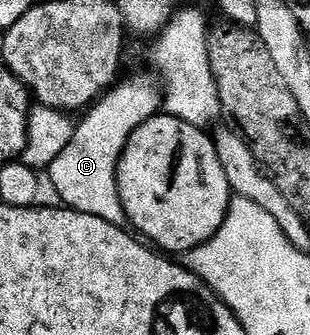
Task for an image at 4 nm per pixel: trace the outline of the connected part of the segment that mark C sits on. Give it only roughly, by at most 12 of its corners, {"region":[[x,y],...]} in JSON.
{"region":[[150,76],[114,87],[47,175],[64,207],[126,227],[117,168],[162,111]]}

